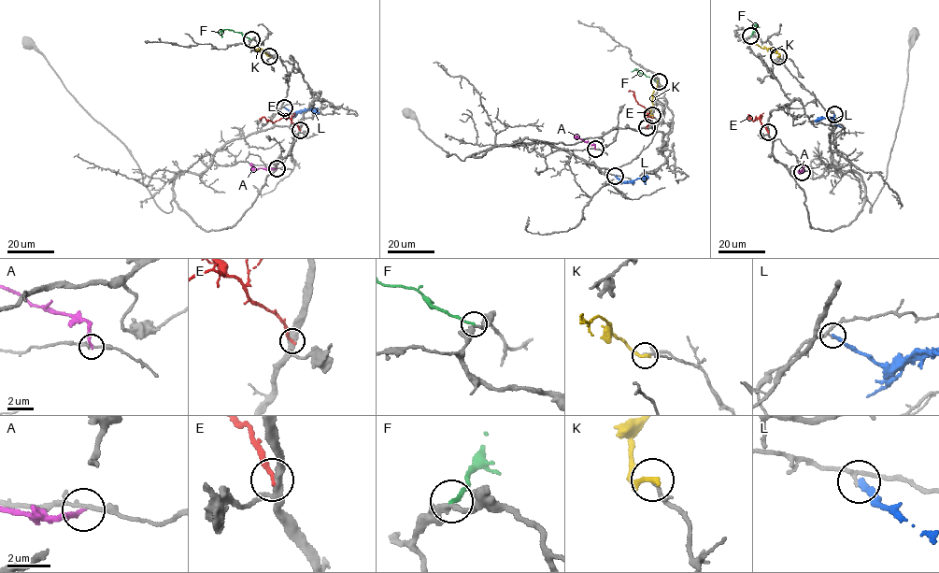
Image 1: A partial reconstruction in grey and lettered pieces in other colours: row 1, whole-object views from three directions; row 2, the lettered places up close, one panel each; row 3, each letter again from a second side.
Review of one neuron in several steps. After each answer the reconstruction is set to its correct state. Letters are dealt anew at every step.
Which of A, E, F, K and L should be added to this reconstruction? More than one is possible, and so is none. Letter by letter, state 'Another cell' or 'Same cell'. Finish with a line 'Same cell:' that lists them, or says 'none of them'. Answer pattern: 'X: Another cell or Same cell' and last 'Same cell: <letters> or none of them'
A: Another cell
E: Another cell
F: Another cell
K: Another cell
L: Another cell
Same cell: none of them

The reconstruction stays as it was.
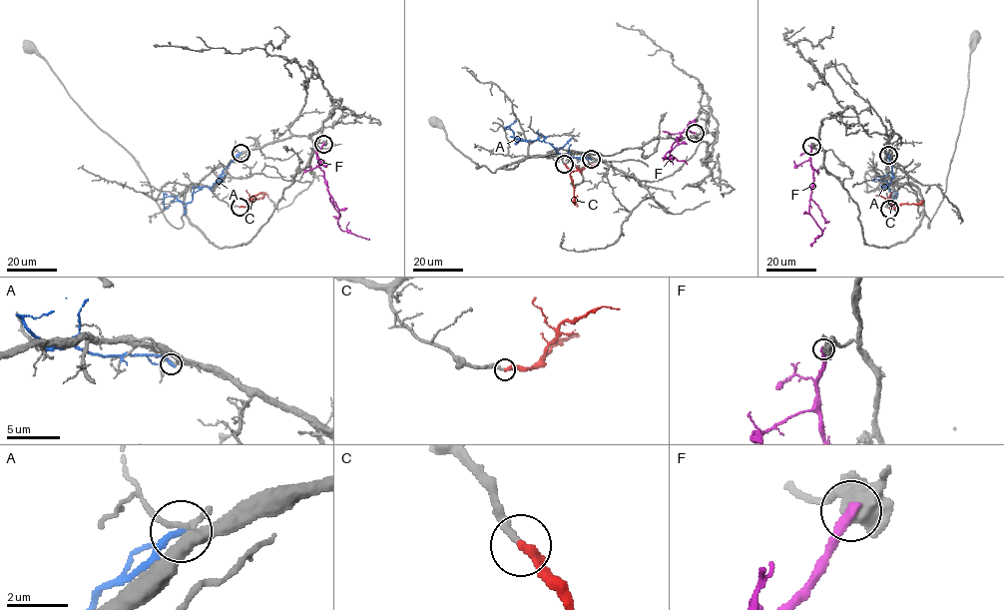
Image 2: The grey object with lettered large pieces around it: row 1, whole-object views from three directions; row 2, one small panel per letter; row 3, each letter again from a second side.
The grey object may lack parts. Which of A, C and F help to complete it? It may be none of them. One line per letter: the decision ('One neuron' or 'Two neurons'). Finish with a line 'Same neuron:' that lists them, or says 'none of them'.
A: Two neurons
C: One neuron
F: Two neurons
Same neuron: C

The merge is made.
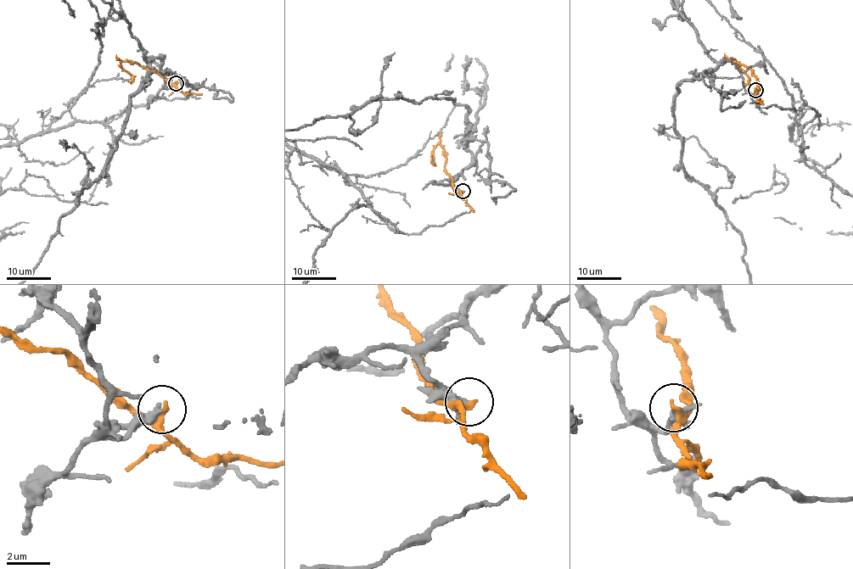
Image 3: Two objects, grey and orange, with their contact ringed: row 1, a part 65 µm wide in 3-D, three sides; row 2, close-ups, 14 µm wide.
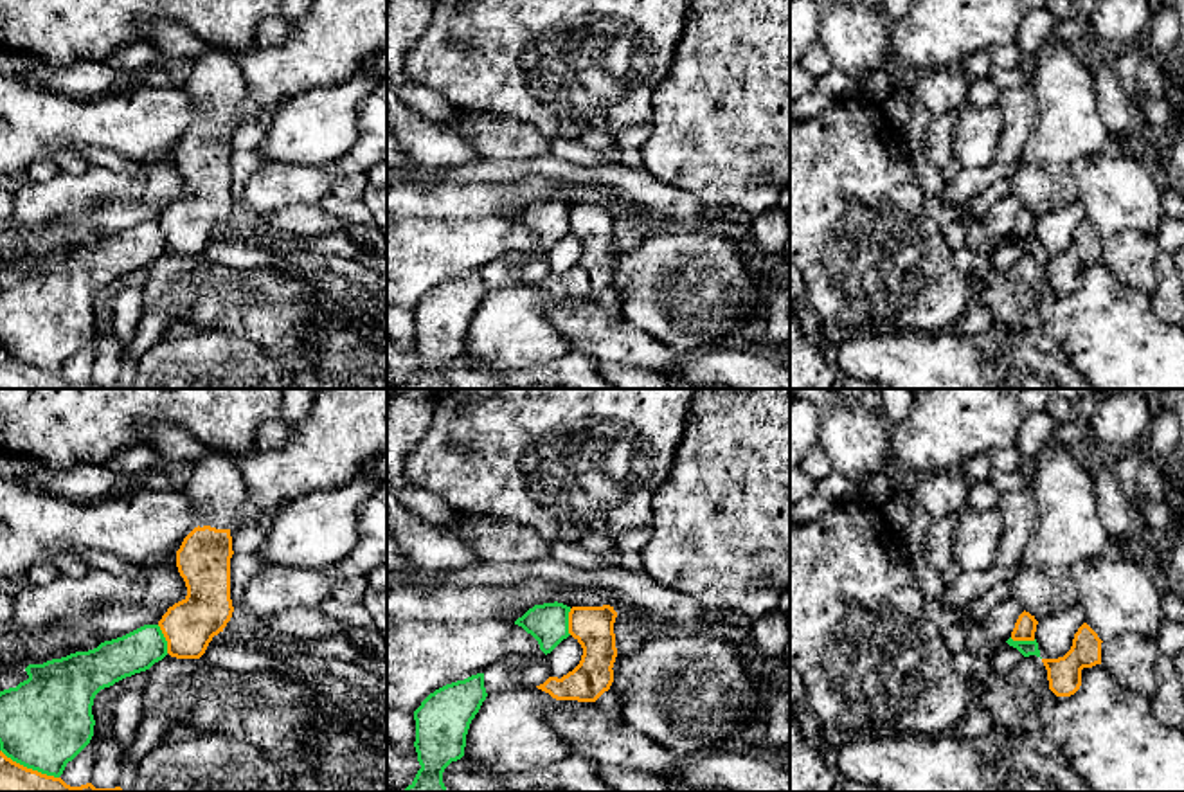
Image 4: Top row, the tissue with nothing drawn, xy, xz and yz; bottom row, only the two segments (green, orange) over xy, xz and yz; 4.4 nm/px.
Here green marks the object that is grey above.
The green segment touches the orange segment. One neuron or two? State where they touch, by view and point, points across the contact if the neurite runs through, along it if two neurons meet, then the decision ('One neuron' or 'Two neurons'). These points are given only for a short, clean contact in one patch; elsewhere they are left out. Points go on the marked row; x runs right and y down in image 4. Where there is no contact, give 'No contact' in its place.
Touches green at xy (164, 639). Boundary: xy (157, 625), (168, 652). Two neurons

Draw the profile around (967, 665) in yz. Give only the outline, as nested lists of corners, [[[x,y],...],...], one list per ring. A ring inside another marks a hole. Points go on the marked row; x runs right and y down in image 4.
[[[963,650],[954,655],[955,671],[968,682],[975,682],[981,673],[981,657]]]

